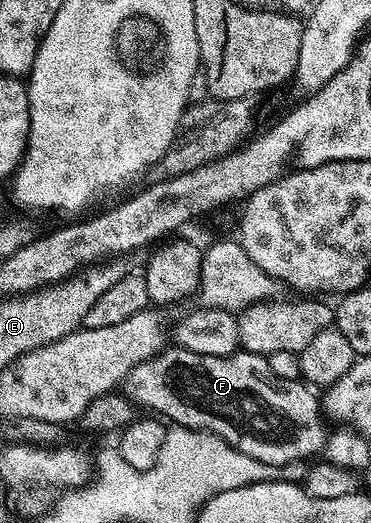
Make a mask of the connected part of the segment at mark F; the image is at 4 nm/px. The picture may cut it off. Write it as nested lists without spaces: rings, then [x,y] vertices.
[[[164,347],[154,357],[149,357],[130,369],[121,389],[136,406],[144,405],[147,408],[144,410],[176,426],[201,429],[217,435],[237,451],[270,465],[303,463],[306,457],[322,450],[329,432],[328,426],[323,426],[325,414],[320,398],[311,394],[312,386],[299,379],[281,378],[270,367],[268,358],[259,353],[236,351],[228,357],[222,357],[197,355],[182,347]]]

